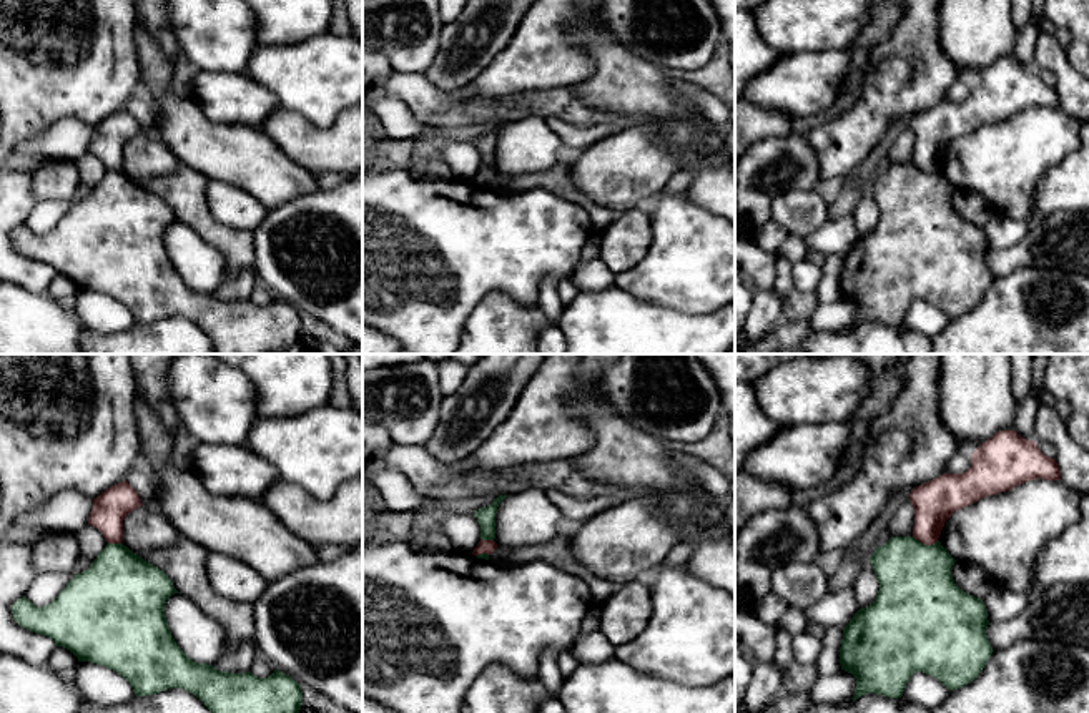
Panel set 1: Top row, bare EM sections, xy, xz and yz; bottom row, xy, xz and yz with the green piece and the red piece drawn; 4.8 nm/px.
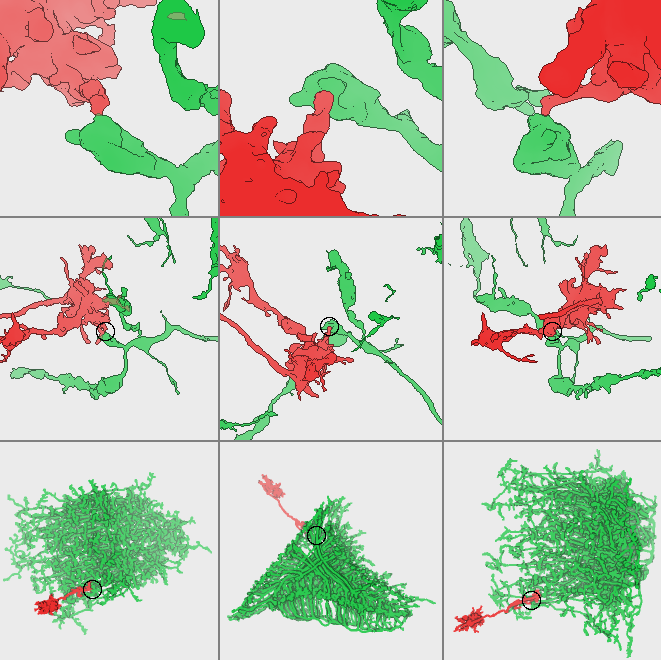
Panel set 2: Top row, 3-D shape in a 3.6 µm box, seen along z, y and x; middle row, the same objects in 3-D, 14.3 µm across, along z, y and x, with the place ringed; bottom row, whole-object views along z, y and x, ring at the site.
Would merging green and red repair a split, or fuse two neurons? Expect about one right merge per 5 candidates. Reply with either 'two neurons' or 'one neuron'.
two neurons

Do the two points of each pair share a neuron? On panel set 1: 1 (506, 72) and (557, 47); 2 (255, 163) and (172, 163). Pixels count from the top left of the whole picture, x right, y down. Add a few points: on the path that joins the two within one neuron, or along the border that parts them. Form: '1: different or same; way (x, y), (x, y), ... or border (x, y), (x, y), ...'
1: same; way (519, 67), (544, 55)
2: different; border (155, 135), (183, 163)

